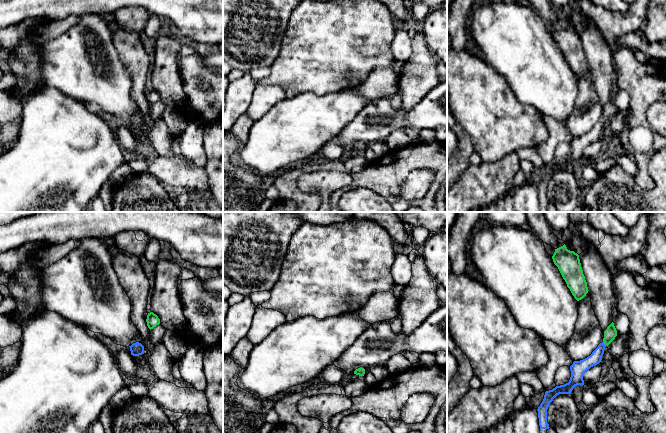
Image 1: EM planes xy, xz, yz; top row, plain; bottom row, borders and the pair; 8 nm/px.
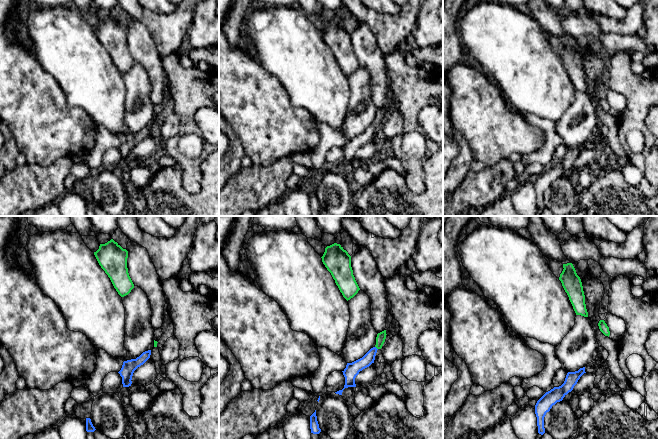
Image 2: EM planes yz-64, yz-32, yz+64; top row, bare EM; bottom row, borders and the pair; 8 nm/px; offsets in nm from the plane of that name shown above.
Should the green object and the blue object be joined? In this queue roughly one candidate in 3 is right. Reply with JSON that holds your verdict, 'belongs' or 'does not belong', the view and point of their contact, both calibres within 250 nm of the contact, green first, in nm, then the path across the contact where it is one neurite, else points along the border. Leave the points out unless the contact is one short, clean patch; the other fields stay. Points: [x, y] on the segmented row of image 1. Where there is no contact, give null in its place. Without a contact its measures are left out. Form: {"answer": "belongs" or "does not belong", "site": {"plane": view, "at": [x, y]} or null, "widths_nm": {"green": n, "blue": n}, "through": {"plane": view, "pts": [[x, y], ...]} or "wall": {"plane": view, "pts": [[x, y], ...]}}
{"answer": "belongs", "site": {"plane": "yz", "at": [604, 343]}, "widths_nm": {"green": 100, "blue": 100}, "through": {"plane": "yz", "pts": [[610, 333], [604, 343], [595, 358]]}}

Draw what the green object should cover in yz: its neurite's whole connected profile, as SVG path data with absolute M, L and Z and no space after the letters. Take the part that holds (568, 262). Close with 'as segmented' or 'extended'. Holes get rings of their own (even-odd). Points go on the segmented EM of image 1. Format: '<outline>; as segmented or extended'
M564 244L555 249L552 259L574 298L577 301L583 299L589 290L583 274L579 255L574 251L568 250Z; as segmented

